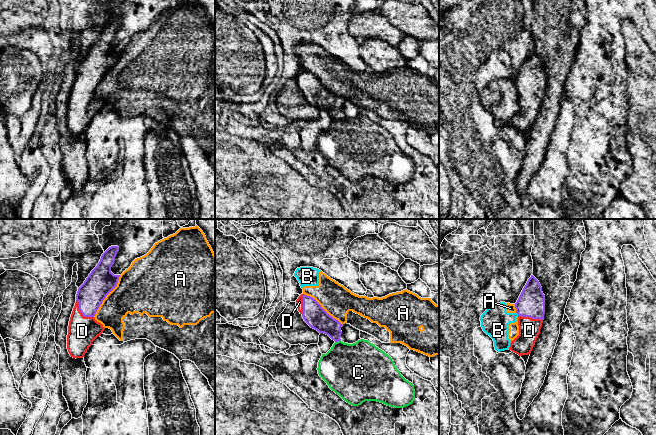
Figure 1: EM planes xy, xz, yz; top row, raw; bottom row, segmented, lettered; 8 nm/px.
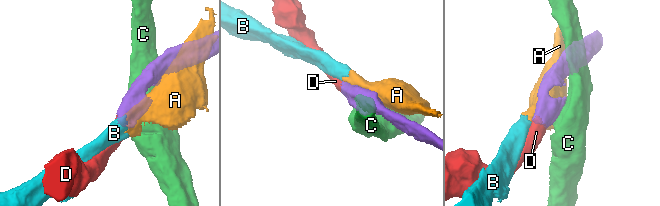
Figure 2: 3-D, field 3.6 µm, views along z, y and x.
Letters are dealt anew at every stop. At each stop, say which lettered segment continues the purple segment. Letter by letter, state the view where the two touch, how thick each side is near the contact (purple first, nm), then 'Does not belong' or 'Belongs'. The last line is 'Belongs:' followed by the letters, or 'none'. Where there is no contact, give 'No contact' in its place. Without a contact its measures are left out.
A: Touches purple in xy. Thickness 220 nm (purple) against 340 nm. Does not belong
B: Touches purple in yz. Thickness 220 nm (purple) against 220 nm. Does not belong
C: Touches purple in xz. Thickness 180 nm (purple) against 420 nm. Does not belong
D: Touches purple in xy. Thickness 220 nm (purple) against 240 nm. Belongs
Belongs: D

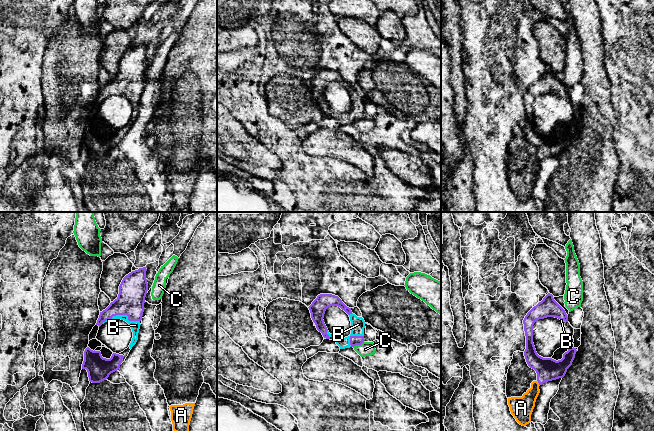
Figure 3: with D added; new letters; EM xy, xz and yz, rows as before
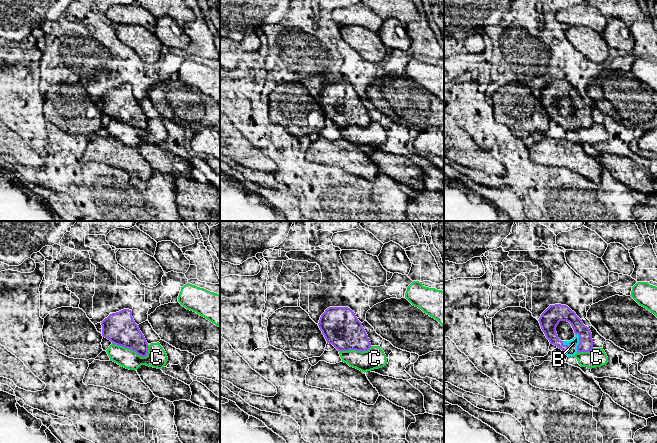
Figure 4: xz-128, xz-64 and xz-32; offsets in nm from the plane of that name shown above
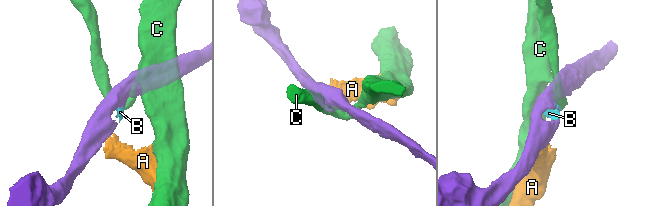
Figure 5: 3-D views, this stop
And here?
A: Touches purple in yz. Thickness 190 nm (purple) against 180 nm. Does not belong
B: Touches purple in xy. Thickness 220 nm (purple) against 80 nm. Belongs
C: Touches purple in xz. Thickness 80 nm (purple) against 110 nm. Does not belong
Belongs: B

